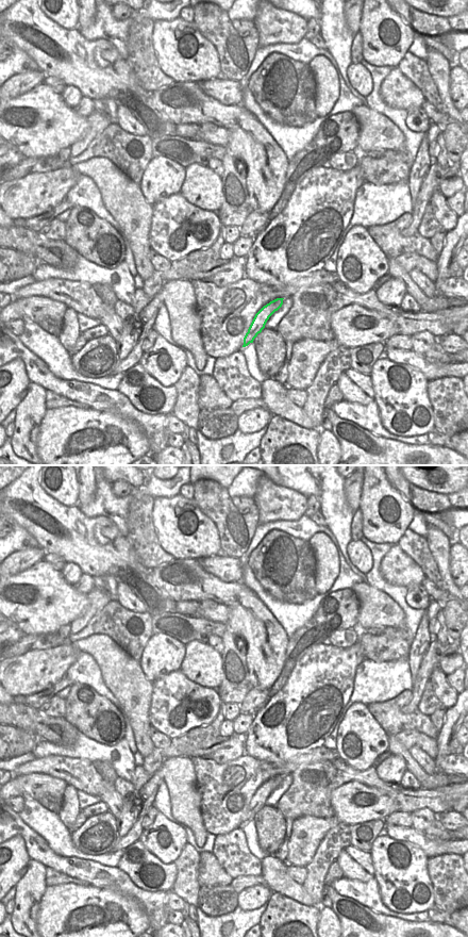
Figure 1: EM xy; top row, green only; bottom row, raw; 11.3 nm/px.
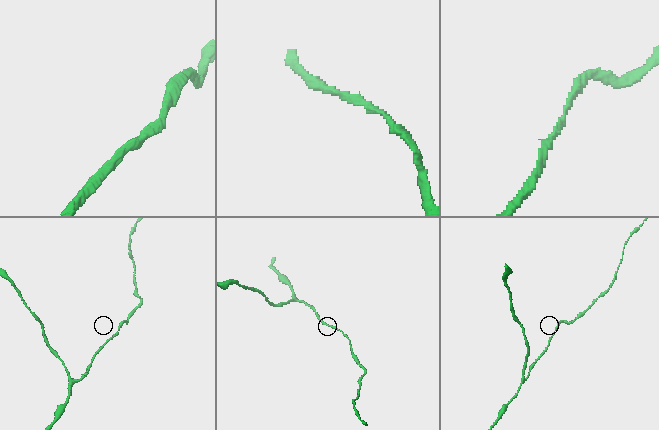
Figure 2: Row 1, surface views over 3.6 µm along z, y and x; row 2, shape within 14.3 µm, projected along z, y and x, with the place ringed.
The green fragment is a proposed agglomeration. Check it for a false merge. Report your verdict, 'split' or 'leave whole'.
leave whole

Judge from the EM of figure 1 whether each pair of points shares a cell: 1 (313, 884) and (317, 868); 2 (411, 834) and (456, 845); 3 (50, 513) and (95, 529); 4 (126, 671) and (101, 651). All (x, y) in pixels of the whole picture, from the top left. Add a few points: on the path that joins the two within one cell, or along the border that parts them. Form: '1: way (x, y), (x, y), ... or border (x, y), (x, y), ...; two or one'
1: way (315, 880), (316, 872); one
2: way (422, 841), (428, 847), (445, 847); one
3: way (61, 524), (66, 529), (84, 529); one
4: way (119, 668), (107, 656); one

